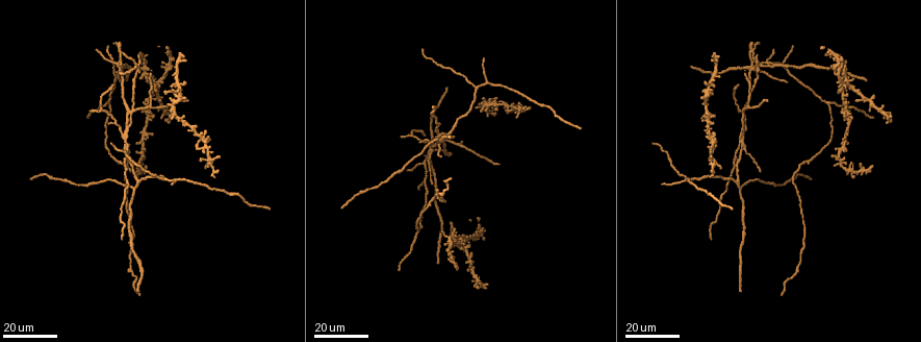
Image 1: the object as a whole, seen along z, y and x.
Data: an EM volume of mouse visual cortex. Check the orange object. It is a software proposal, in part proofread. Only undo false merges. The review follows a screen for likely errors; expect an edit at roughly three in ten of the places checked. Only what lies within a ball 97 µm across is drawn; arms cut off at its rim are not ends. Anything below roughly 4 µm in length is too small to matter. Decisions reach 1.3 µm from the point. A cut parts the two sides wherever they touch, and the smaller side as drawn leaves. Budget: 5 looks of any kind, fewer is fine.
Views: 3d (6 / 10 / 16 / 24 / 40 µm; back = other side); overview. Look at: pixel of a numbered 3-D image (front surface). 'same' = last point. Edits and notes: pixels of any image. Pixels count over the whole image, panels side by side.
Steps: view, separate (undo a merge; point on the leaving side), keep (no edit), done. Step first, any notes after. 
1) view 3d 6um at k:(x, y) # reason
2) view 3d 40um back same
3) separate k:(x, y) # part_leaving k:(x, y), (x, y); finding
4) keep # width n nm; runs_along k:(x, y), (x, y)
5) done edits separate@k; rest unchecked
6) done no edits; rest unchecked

view 3d 24um at 1:(424, 177) # three arms meet

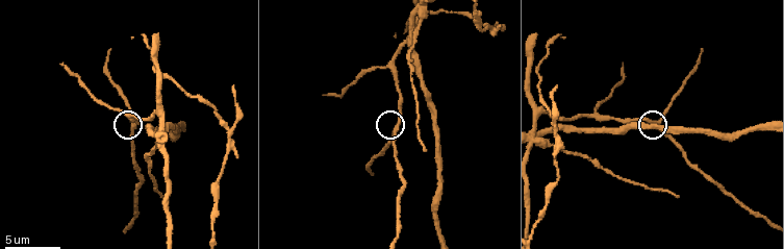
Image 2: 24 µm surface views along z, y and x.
view 3d 10um at 2:(394, 129)

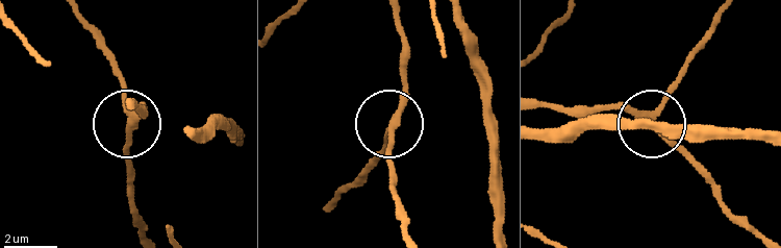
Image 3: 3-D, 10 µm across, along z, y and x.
keep # width 240 nm; runs_along 3:(398, 16), (404, 103), (380, 160); all the same cell

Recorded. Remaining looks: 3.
view 3d 24um at 1:(133, 114) # three arms meet

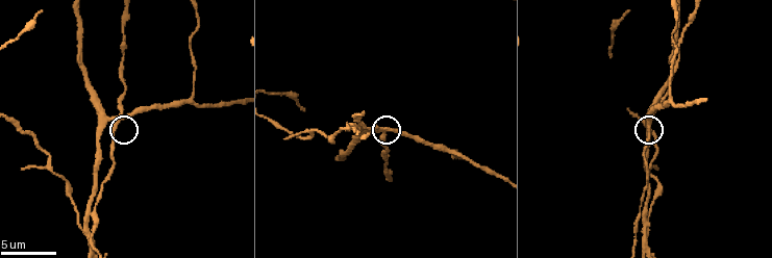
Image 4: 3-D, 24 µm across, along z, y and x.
view 3d 6um at 4:(649, 126) # closer look

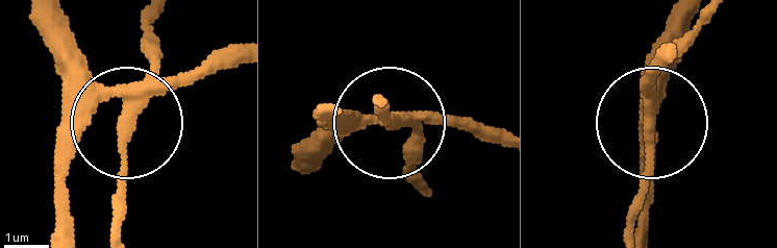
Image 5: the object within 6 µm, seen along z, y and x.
separate 5:(152, 39) # side_arm 35 um; part_leaving 5:(144, 91), (121, 165), (121, 232); two cells meet here

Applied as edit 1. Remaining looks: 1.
done edits separate@5; rest unchecked

